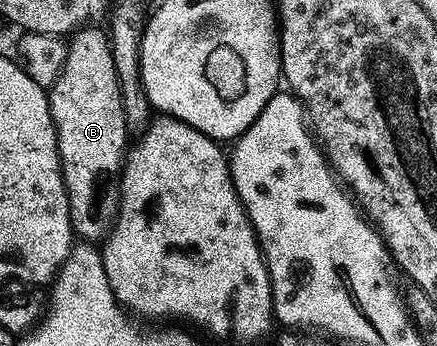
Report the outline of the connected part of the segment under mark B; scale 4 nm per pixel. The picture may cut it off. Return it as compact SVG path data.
M85 26L71 37L70 43L68 44L68 57L64 60L64 68L60 72L60 77L52 83L51 88L47 89L47 93L50 114L52 115L54 126L56 127L56 145L58 146L58 154L60 155L60 173L64 176L64 189L68 195L68 209L70 210L72 231L81 241L84 242L103 241L105 237L107 237L108 233L112 231L112 226L116 222L118 208L114 203L113 193L117 191L117 180L124 167L126 153L130 148L130 137L126 130L126 114L123 112L123 98L120 93L119 76L115 70L112 42L109 39L109 33L105 31L103 27Z

